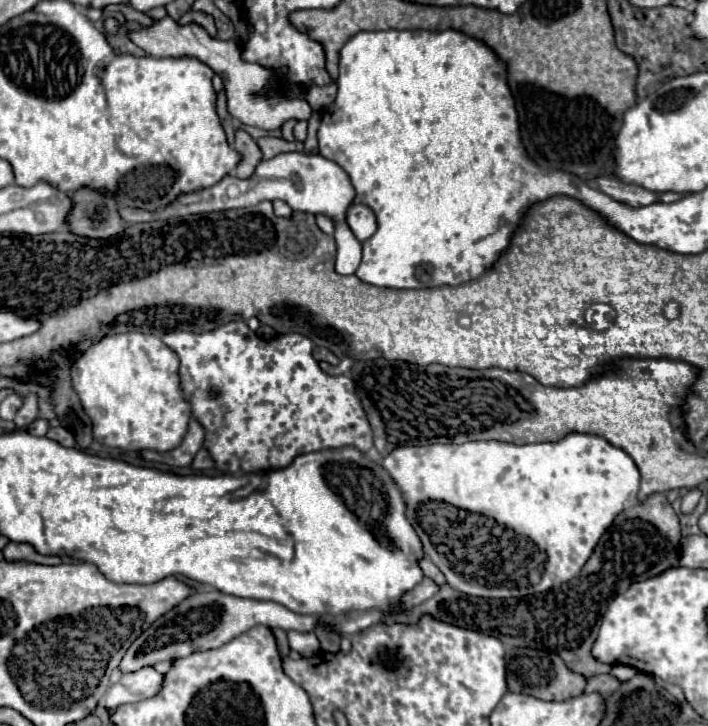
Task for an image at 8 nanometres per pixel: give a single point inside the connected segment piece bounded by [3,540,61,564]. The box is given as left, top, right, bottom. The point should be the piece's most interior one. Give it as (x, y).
(14, 550)

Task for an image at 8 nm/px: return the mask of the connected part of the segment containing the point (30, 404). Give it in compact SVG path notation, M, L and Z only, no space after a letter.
M31 394L31 396L27 396L25 400L23 400L23 408L19 408L17 410L17 416L15 416L15 426L17 428L25 428L25 426L29 426L35 418L37 418L37 400L35 400L35 396Z

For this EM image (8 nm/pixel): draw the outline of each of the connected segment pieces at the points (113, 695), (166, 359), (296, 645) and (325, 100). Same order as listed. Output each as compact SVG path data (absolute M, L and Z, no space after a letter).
M141 668L131 674L123 674L121 680L111 686L103 696L105 708L117 708L121 704L133 704L155 696L163 688L163 674L155 668Z
M141 332L105 336L77 358L71 378L93 422L95 440L111 448L155 452L169 452L181 444L191 404L179 382L179 358L159 336Z
M289 632L289 646L291 646L291 650L299 652L305 658L314 656L320 651L319 641L314 632Z
M327 84L327 86L309 86L307 90L307 102L311 104L313 110L321 110L325 106L329 106L337 96L335 84Z

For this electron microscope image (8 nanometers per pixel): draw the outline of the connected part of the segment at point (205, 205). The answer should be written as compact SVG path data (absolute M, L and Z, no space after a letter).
M279 154L271 160L263 160L255 174L247 180L239 180L237 176L225 176L221 182L217 182L211 188L193 192L193 194L183 194L179 196L169 208L163 212L147 212L139 208L121 208L119 216L125 224L135 224L135 222L149 222L155 218L171 218L171 216L187 216L195 212L213 212L213 210L229 210L229 208L243 208L243 206L253 206L261 200L285 200L293 210L299 212L309 212L309 214L323 214L329 216L335 224L333 238L337 242L337 262L335 270L339 274L355 274L355 270L361 264L361 242L353 236L349 224L347 224L347 210L353 204L355 198L355 188L349 182L349 176L341 166L335 162L323 158L321 154Z

